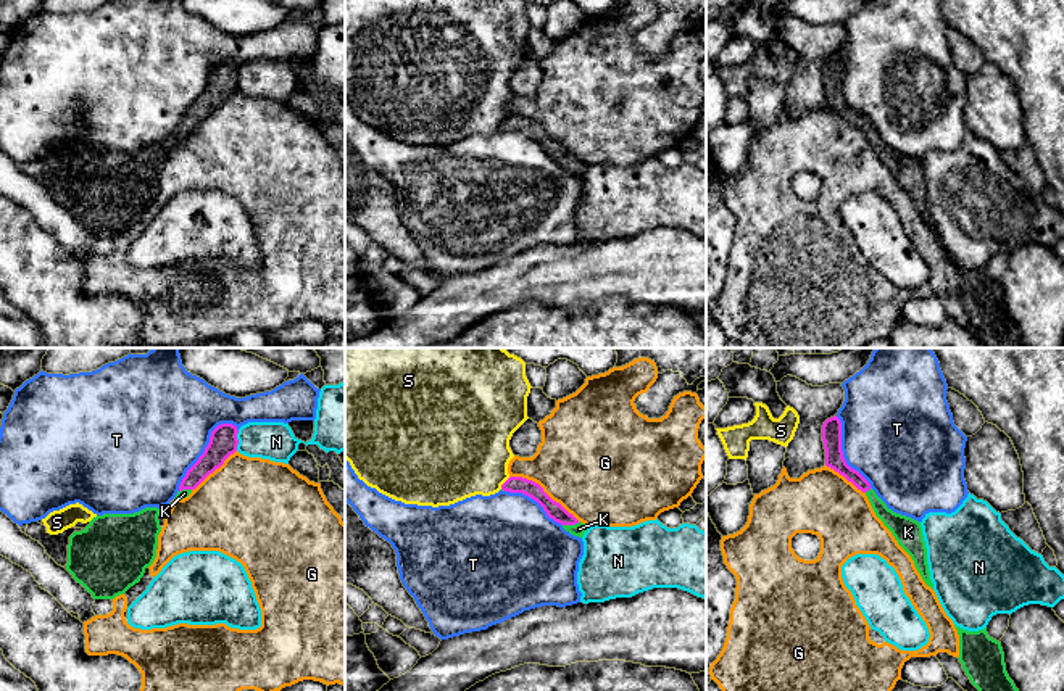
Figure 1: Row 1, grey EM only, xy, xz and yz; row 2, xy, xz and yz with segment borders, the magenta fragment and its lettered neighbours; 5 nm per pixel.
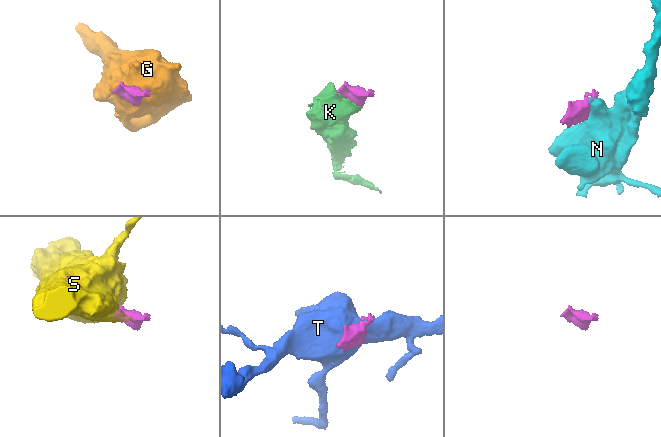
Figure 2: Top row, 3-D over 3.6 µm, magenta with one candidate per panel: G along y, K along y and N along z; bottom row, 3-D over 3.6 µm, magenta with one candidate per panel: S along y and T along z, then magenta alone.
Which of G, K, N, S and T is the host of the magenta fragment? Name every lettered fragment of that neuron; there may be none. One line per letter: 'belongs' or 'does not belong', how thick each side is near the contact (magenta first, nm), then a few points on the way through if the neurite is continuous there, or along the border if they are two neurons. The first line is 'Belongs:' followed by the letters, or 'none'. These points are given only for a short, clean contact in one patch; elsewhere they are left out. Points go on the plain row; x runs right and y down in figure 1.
Belongs: K
G: does not belong; 90 nm thick on the magenta side, 480 nm on the other
K: belongs; 90 nm thick on the magenta side, 70 nm on the other; runs through xz (553, 148), (571, 163), (579, 168)
N: does not belong; 140 nm thick on the magenta side, 190 nm on the other; border along xy (239, 70), (236, 89)
S: does not belong; 80 nm thick on the magenta side, 440 nm on the other; border along xz (510, 116), (500, 128)
T: does not belong; 140 nm thick on the magenta side, 480 nm on the other

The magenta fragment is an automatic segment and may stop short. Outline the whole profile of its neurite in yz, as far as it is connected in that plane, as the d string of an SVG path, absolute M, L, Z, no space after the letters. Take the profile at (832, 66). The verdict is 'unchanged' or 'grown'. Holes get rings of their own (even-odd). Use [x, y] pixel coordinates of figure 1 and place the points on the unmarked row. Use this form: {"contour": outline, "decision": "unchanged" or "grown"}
{"contour": "M837 55L824 61L822 81L825 89L825 105L843 114L867 135L875 155L892 171L898 184L911 195L925 224L933 229L921 161L888 148L871 127L871 122L846 103L842 90L842 61Z", "decision": "grown"}

